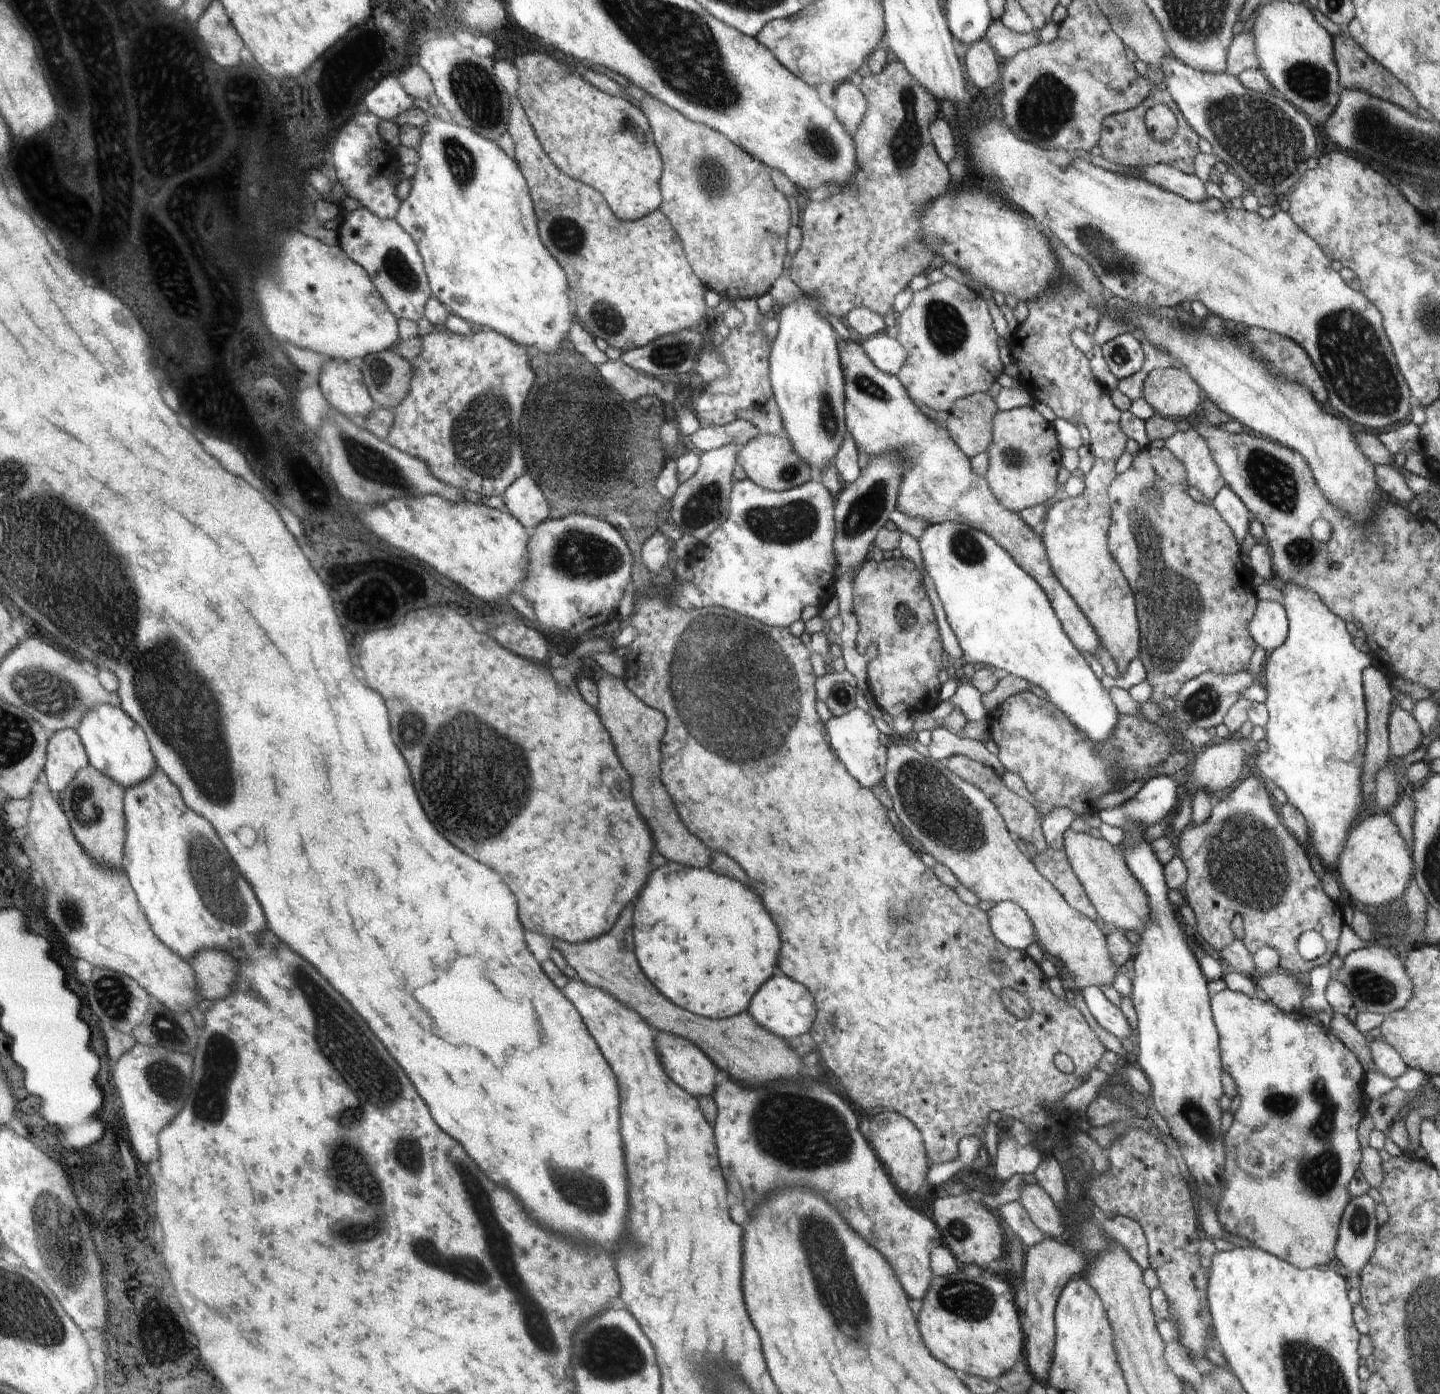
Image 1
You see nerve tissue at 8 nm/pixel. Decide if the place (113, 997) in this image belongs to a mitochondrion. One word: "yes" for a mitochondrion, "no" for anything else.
yes

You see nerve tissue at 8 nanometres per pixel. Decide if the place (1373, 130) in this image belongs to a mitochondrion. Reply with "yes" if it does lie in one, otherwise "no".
yes

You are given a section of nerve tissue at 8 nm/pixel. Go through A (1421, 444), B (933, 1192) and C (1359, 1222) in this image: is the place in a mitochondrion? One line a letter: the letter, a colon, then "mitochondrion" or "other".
A: other
B: other
C: mitochondrion

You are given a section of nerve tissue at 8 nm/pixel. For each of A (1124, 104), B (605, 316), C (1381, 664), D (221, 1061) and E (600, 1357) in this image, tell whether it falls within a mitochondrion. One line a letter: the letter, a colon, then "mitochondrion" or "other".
A: other
B: mitochondrion
C: other
D: mitochondrion
E: mitochondrion

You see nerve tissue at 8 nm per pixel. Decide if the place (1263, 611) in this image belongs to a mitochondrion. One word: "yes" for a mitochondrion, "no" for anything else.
no

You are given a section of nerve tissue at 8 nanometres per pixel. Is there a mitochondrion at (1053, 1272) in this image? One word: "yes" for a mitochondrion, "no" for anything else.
no

